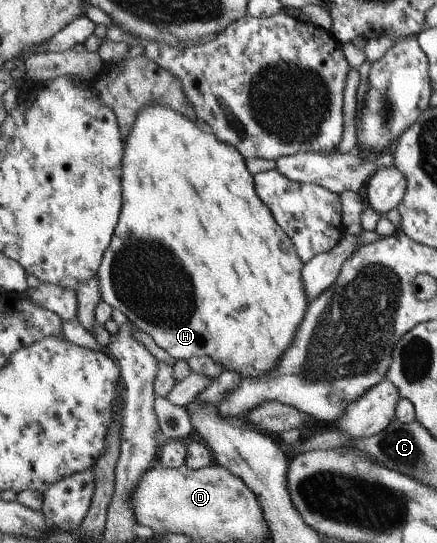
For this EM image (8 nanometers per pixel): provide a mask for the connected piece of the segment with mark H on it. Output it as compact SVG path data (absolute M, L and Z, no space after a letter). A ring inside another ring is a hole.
M165 106L141 108L122 144L120 210L109 245L103 252L95 275L98 277L101 300L110 305L111 309L121 311L132 325L147 333L155 345L171 357L187 361L192 357L207 356L217 362L223 371L235 371L243 380L264 376L276 368L281 354L293 341L308 304L300 274L303 263L298 258L292 241L275 223L271 212L254 192L254 181L244 160L233 146L219 141L199 121L192 122Z

